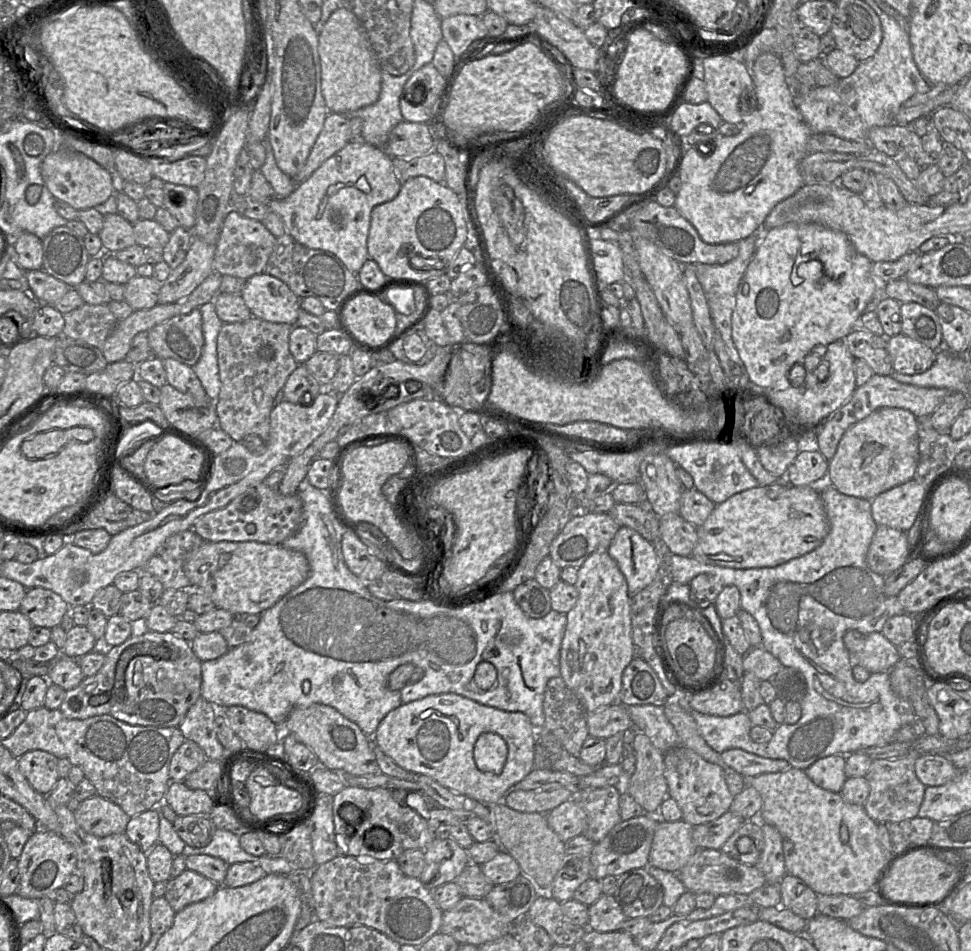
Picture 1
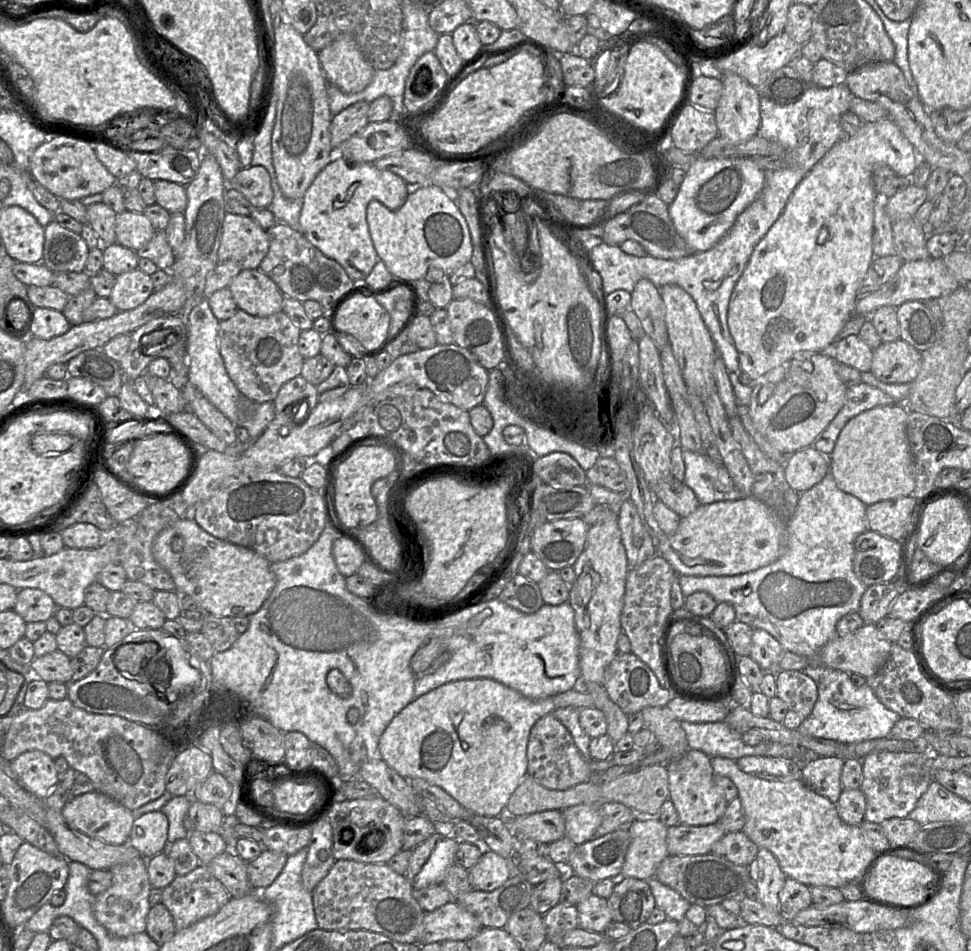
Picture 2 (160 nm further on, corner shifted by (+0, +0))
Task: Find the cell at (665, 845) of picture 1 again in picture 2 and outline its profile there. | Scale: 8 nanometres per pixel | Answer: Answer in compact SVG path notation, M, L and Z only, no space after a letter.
M636 817L628 827L631 842L621 877L649 880L655 876L658 866L669 855L667 828L657 817Z

